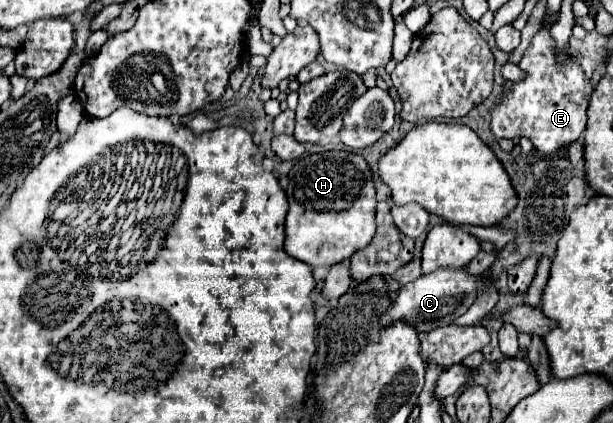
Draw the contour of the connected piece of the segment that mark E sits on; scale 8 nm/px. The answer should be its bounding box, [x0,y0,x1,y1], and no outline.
[491,31,593,157]

